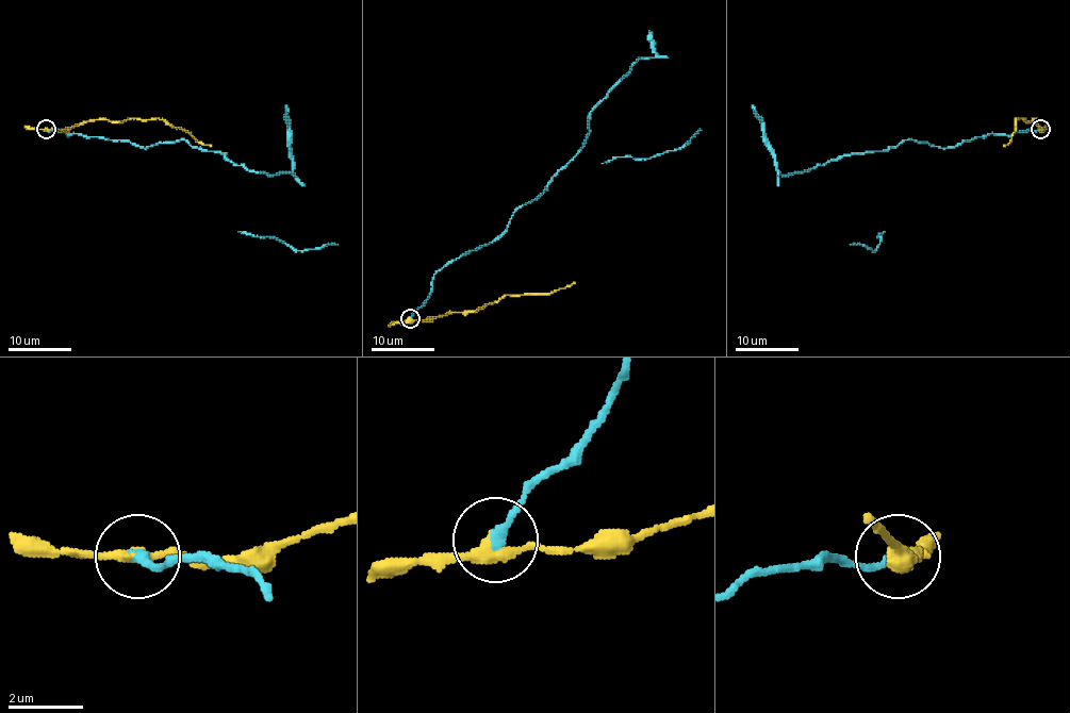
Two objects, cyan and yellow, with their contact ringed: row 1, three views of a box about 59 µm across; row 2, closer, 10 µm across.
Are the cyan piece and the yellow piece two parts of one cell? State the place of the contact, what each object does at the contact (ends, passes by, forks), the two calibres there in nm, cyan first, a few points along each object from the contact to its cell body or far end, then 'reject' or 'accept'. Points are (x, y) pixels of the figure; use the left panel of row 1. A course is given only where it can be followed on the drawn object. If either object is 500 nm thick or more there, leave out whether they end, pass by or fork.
place (46, 129); cyan ends; yellow passes by; calibres 320 and 280 nm; course cyan (47, 129), (129, 139), (143, 148), (185, 139), (249, 170), (289, 173), (285, 105); course yellow (45, 129), (69, 131), (87, 121), (159, 118), (211, 146); reject

